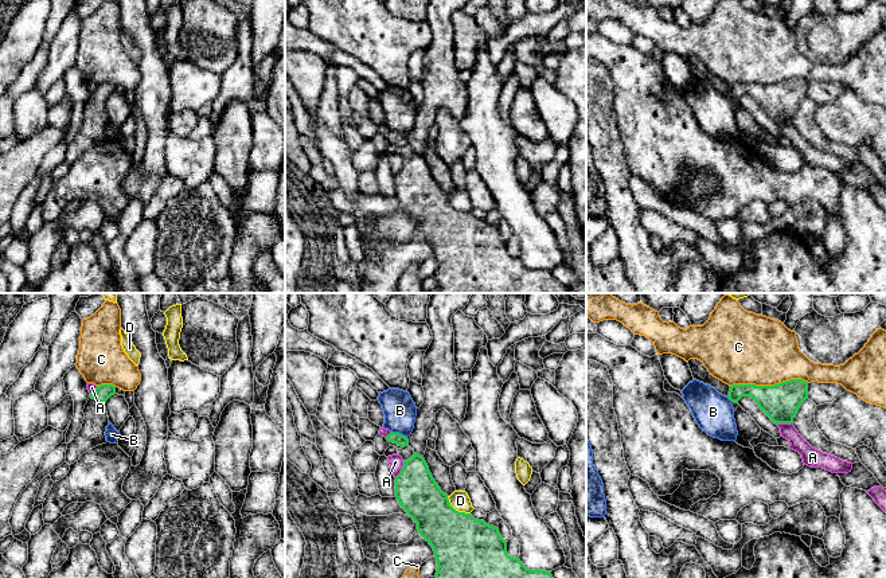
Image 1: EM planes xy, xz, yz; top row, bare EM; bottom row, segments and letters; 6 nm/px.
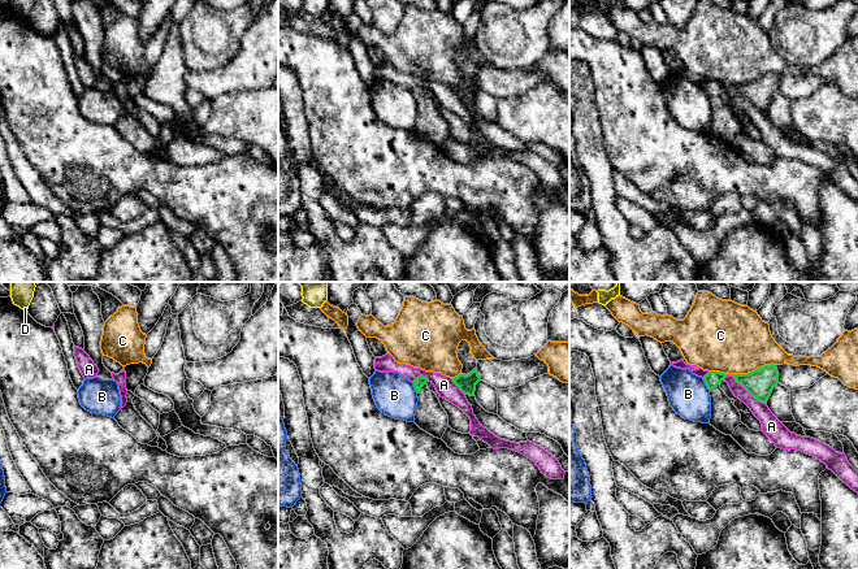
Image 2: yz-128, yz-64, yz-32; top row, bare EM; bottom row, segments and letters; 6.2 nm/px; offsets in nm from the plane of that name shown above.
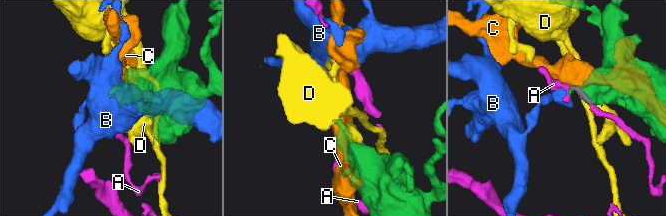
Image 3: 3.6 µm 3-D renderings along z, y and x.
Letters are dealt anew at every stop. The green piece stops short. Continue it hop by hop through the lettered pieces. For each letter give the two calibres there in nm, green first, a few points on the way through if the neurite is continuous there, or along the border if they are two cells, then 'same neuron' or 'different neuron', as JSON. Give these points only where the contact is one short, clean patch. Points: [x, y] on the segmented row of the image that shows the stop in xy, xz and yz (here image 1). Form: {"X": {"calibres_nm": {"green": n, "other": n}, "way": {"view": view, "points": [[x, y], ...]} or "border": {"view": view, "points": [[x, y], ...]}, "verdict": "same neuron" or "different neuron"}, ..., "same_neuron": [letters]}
{"A": {"calibres_nm": {"green": 260, "other": 90}, "border": {"view": "xz", "points": [[404, 461], [402, 469], [395, 477]]}, "verdict": "different neuron"}, "B": {"calibres_nm": {"green": 70, "other": 200}, "border": {"view": "xz", "points": [[391, 430], [406, 437]]}, "verdict": "different neuron"}, "C": {"calibres_nm": {"green": 220, "other": 420}, "verdict": "different neuron"}, "D": {"calibres_nm": {"green": 360, "other": 120}, "verdict": "different neuron"}, "same_neuron": []}

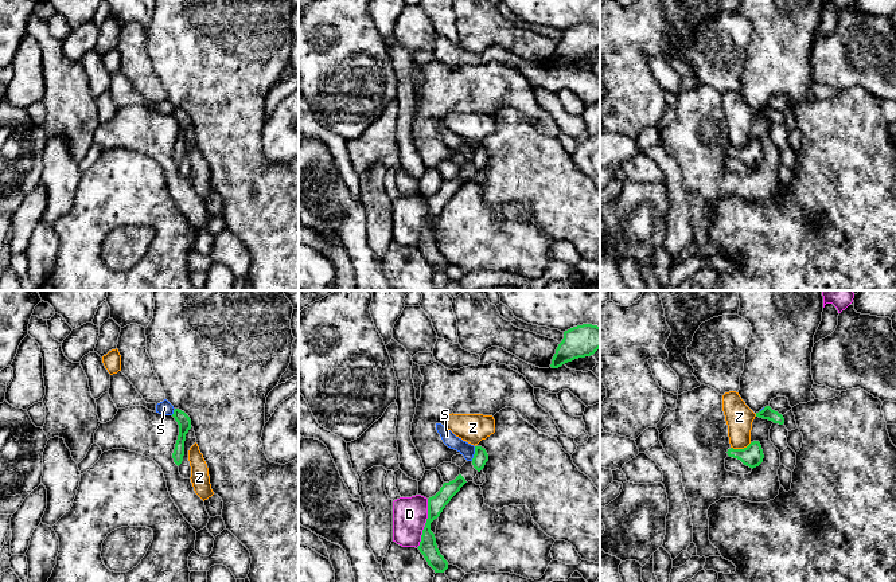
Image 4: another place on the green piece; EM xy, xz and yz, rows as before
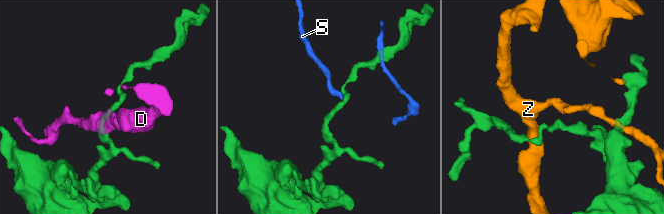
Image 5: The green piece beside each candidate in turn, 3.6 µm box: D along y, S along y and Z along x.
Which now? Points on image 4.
{"D": {"calibres_nm": {"green": 110, "other": 200}, "border": {"view": "xz", "points": [[428, 499], [428, 518], [421, 541], [416, 547]]}, "verdict": "different neuron"}, "S": {"calibres_nm": {"green": 90, "other": 80}, "border": {"view": "xz", "points": [[475, 446], [471, 460]]}, "verdict": "different neuron"}, "Z": {"calibres_nm": {"green": 130, "other": 170}, "border": {"view": "yz", "points": [[751, 442], [743, 448], [731, 448]]}, "verdict": "different neuron"}, "same_neuron": []}

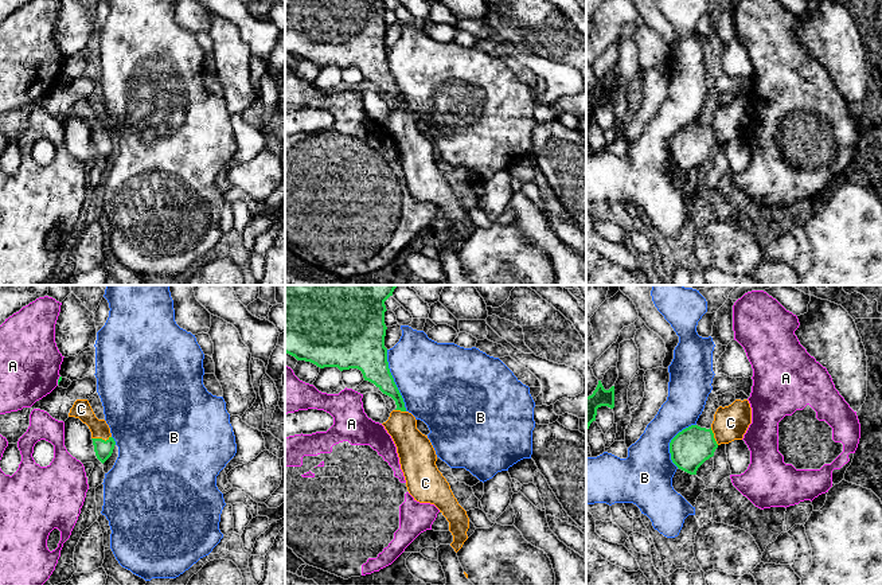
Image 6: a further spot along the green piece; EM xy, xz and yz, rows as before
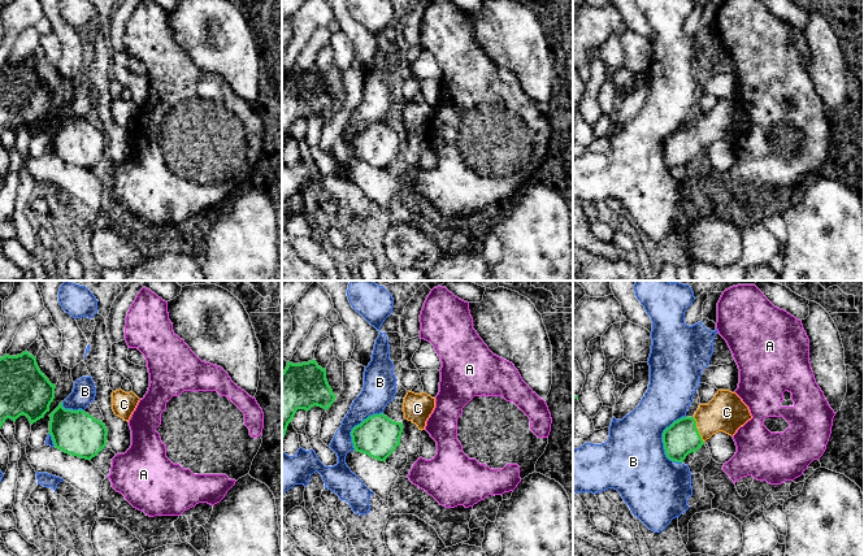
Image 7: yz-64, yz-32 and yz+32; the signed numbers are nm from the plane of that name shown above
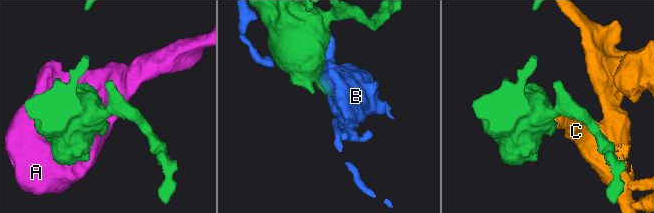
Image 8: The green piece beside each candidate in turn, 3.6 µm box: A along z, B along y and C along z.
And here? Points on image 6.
{"A": {"calibres_nm": {"green": 20, "other": 360}, "verdict": "different neuron"}, "B": {"calibres_nm": {"green": 240, "other": 440}, "verdict": "different neuron"}, "C": {"calibres_nm": {"green": 110, "other": 120}, "way": {"view": "xy", "points": [[104, 449], [101, 439], [100, 429], [81, 409]]}, "verdict": "same neuron"}, "same_neuron": ["C"]}

